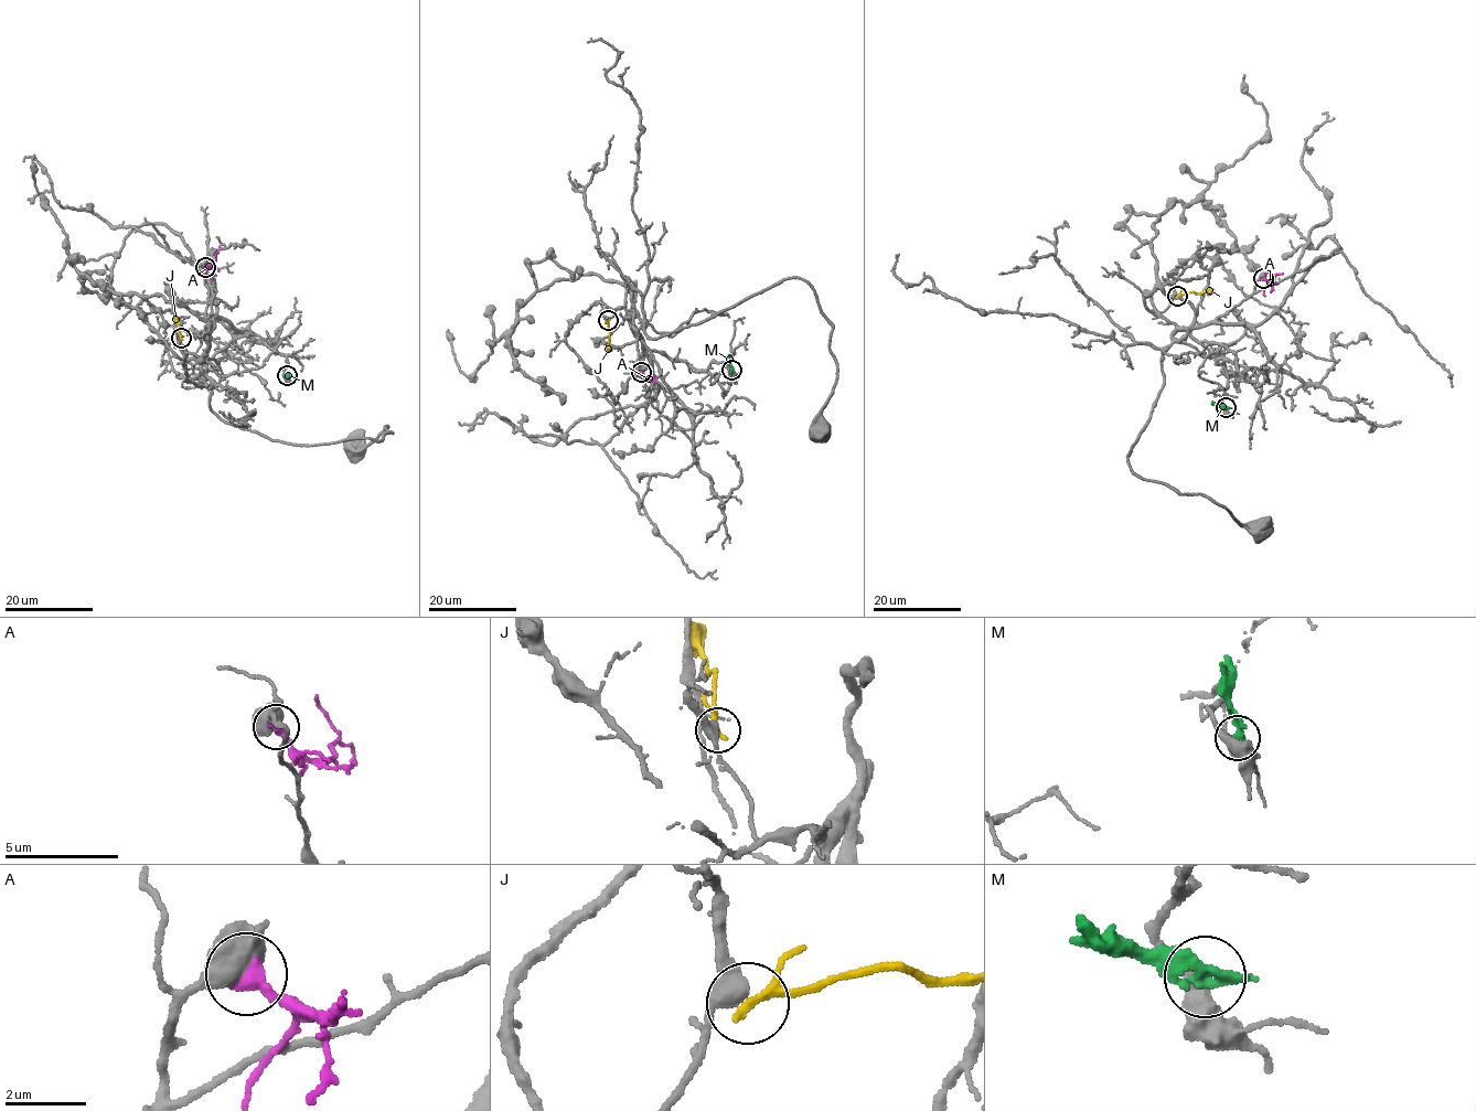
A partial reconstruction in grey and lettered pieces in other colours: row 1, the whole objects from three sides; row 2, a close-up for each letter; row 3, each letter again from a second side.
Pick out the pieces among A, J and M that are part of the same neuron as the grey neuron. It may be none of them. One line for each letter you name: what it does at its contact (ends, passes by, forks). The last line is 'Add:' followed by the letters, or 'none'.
Add: none

